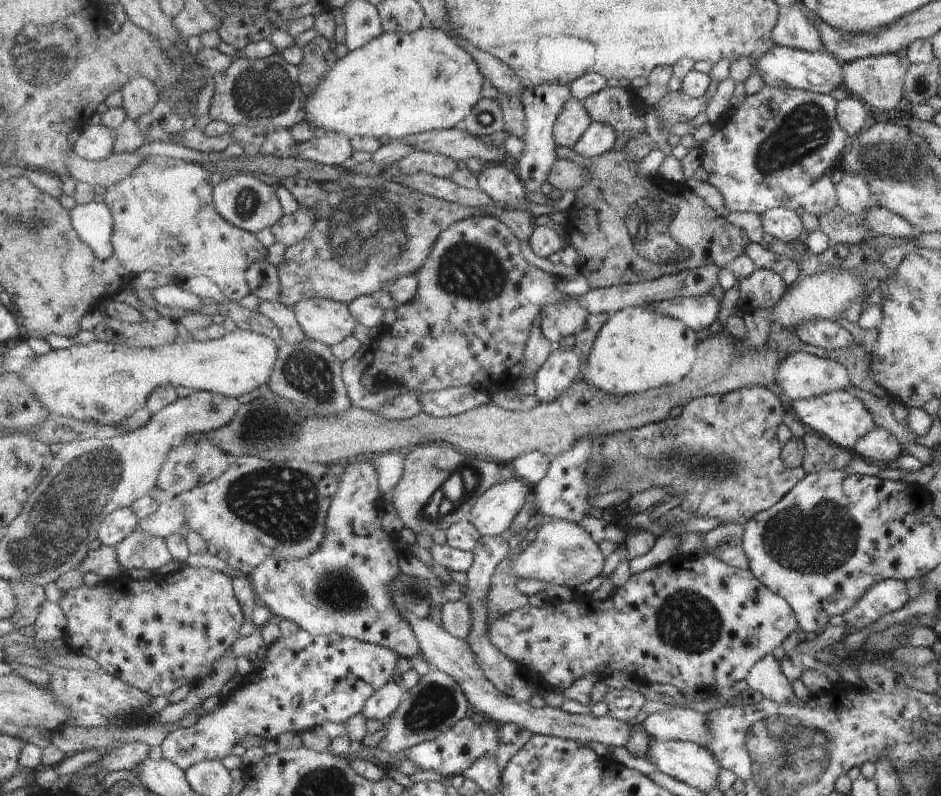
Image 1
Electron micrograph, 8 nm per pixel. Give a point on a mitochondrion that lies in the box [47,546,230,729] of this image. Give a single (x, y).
(70, 684)

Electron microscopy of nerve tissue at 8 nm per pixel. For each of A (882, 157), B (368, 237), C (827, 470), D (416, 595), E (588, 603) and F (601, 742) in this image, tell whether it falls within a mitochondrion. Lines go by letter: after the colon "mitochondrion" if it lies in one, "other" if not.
A: mitochondrion
B: mitochondrion
C: other
D: mitochondrion
E: other
F: other

